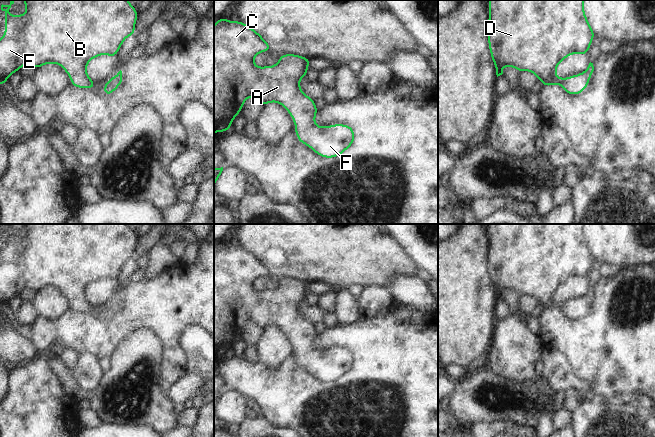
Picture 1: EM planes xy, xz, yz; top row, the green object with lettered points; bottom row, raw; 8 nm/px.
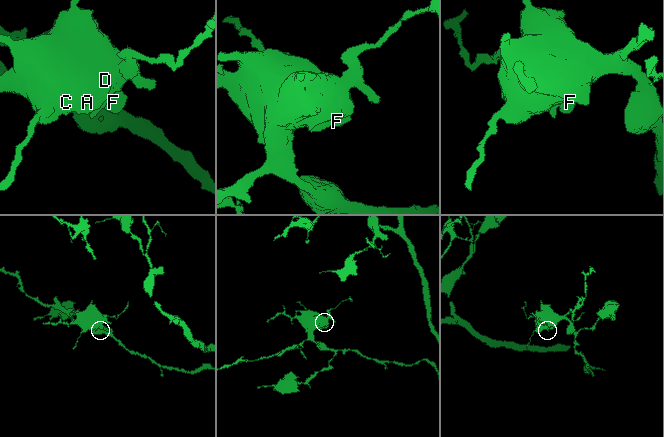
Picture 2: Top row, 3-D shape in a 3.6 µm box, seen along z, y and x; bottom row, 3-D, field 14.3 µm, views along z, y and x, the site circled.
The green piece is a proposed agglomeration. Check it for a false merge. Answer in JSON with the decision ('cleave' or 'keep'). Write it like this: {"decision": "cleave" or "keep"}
{"decision": "keep"}

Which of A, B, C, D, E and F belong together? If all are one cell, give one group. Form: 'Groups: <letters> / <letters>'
Groups: A B C D E F

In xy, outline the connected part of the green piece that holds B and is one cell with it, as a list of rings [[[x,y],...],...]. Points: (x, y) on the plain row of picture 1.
[[[10,224],[9,229],[1,229],[1,234],[5,236],[5,255],[4,260],[0,262],[0,309],[6,308],[9,300],[15,296],[19,296],[24,289],[33,290],[37,294],[45,288],[58,288],[70,301],[72,310],[92,314],[96,308],[87,298],[88,287],[101,279],[116,281],[125,263],[136,258],[135,248],[139,237],[128,224],[23,224],[23,228],[26,230],[26,236],[21,239],[11,239],[8,235],[11,229],[14,228],[14,225],[15,224]]]

